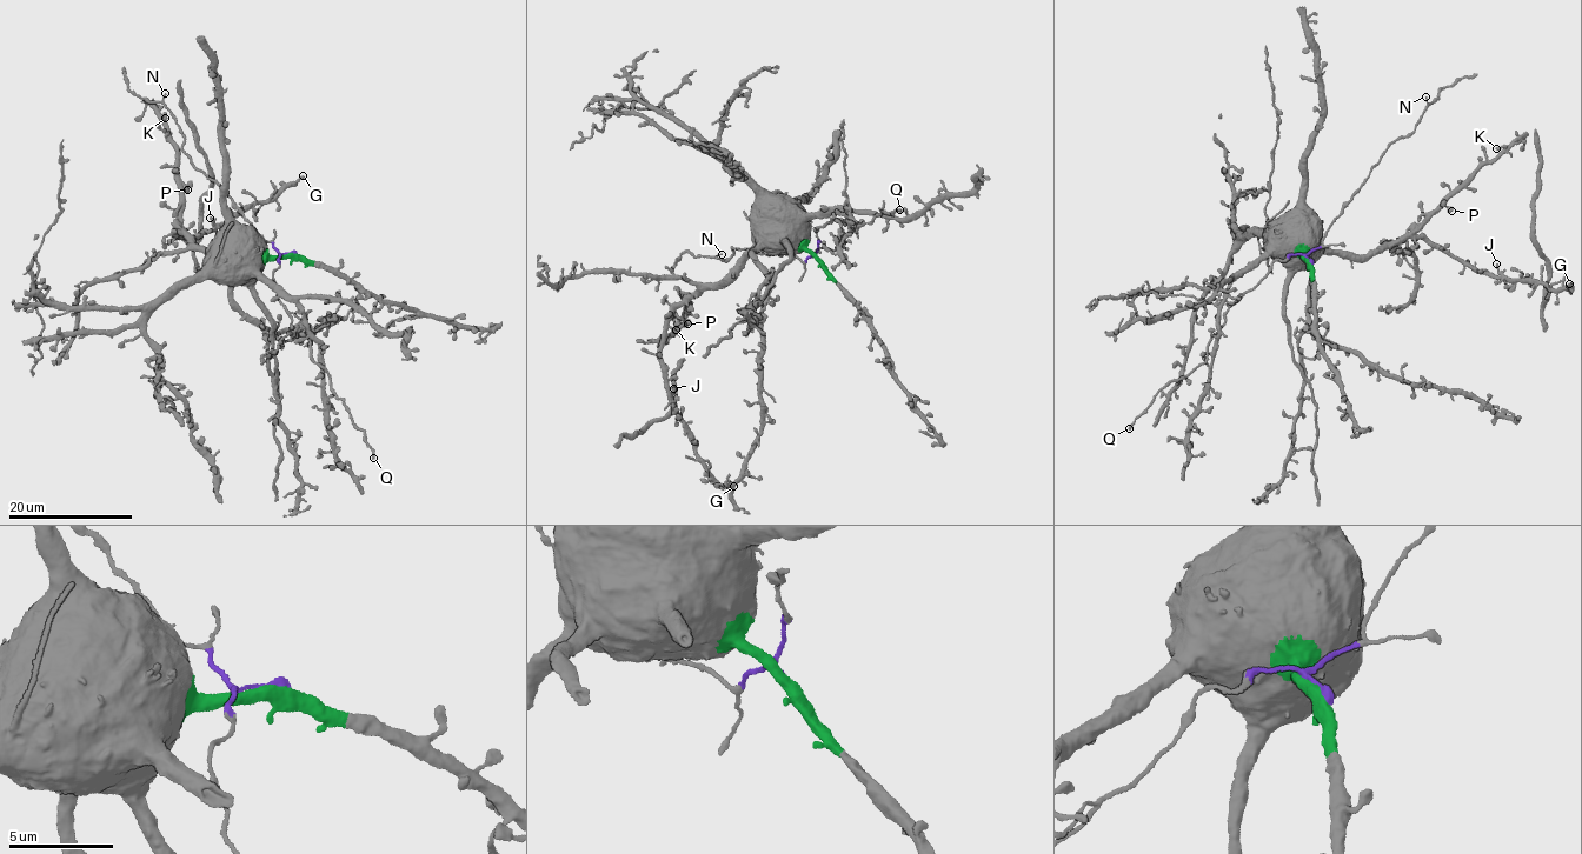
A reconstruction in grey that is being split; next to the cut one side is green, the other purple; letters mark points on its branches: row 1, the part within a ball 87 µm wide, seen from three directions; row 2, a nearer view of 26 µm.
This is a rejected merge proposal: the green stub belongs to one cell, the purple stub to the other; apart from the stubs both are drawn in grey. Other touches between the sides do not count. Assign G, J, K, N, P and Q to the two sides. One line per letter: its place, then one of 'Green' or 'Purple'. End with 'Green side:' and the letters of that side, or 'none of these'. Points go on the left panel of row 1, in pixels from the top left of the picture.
G: Place: (303, 175). Green
J: Place: (210, 218). Green
K: Place: (165, 118). Green
N: Place: (165, 93). Purple
P: Place: (187, 189). Green
Q: Place: (373, 458). Purple
Green side: G, J, K, P

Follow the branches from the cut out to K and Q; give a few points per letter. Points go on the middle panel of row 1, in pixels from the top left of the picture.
K: (821, 262), (804, 249), (758, 249), (686, 302), (691, 307), (685, 321), (671, 337), (676, 329)
Q: (819, 262), (816, 228), (833, 218), (844, 225), (848, 221), (856, 231), (884, 211), (899, 209)

